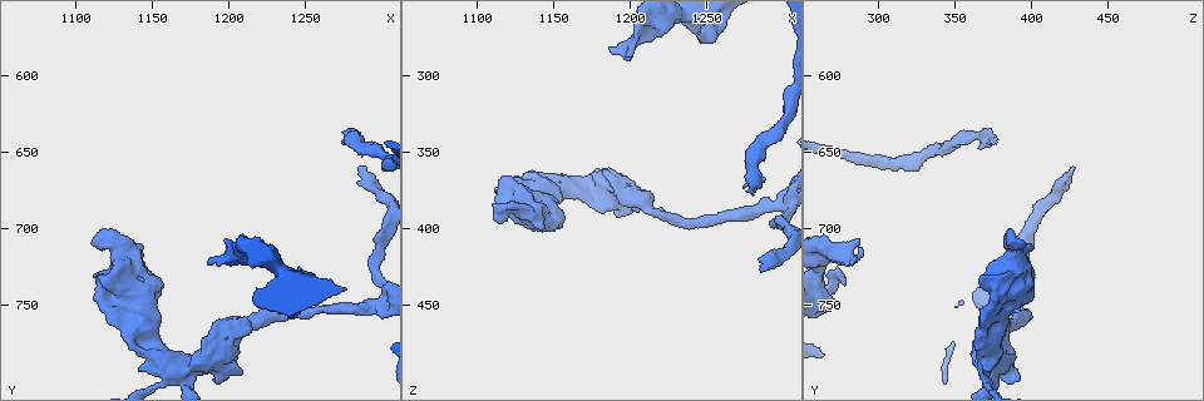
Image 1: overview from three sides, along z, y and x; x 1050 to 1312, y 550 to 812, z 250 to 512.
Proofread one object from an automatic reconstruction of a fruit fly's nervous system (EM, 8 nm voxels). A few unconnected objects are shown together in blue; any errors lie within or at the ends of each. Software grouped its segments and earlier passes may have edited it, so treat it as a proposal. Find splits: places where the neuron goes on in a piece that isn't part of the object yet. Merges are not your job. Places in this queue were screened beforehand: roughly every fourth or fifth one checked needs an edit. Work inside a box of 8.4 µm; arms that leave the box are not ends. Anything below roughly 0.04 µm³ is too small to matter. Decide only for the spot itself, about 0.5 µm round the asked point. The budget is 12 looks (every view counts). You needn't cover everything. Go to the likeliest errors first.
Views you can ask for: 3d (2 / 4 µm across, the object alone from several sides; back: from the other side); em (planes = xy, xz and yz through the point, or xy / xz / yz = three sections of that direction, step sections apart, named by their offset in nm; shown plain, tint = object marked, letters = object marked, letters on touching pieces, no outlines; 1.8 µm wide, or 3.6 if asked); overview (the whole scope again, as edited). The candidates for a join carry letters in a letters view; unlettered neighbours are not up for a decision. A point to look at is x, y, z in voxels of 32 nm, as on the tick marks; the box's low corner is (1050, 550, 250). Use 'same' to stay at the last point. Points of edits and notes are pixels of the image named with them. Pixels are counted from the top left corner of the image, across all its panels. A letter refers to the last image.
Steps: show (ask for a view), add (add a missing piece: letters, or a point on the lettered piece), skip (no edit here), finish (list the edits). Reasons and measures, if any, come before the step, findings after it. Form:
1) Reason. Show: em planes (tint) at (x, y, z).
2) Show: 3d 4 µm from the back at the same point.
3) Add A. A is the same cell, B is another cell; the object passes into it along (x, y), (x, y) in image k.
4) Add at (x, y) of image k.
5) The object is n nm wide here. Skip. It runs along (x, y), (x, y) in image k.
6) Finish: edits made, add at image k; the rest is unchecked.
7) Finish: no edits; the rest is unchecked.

An open end. Show: 3d 4 µm at (1186, 724, 282).

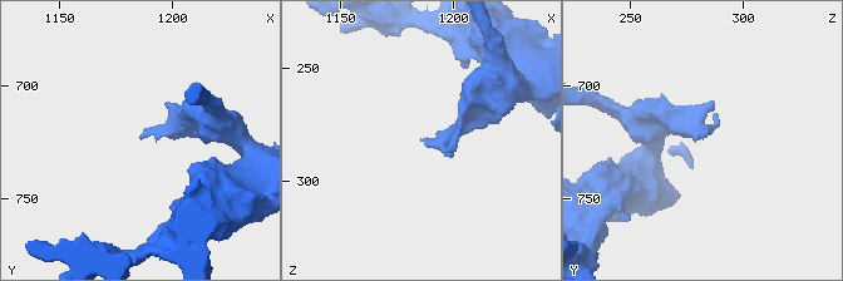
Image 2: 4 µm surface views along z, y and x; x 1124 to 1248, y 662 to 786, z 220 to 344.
Show: em 3.6 µm planes (letters) at (1186, 724, 282).

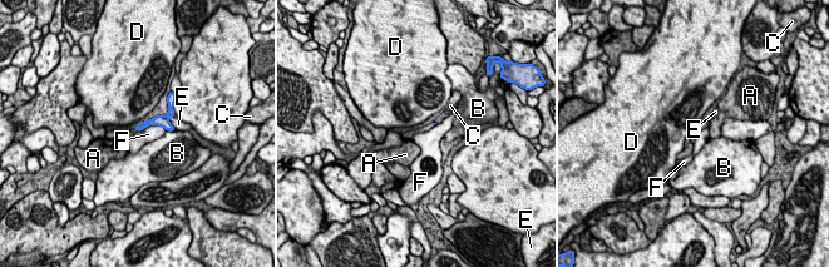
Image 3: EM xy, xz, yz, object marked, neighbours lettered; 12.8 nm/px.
The longest contact is with F, 320 nm. Skip. A, B, C, D, E and F are other cells; a border runs along (166, 129), (147, 125), (142, 130) in image 3; none of them fits.

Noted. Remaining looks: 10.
Branch stops here. Show: 3d 4 µm from the back at (1274, 642, 372).

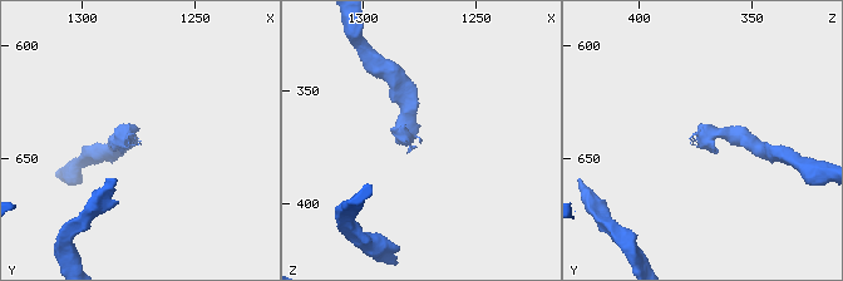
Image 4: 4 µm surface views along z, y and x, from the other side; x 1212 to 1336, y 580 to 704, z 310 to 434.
Show: em xy step 8 (letters) at (1274, 645, 372).

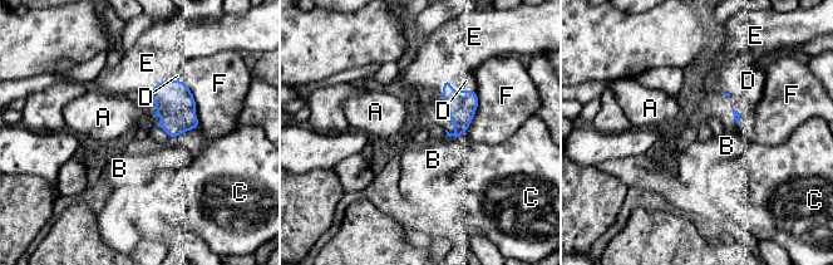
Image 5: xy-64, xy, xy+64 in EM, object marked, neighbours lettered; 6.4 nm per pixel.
The longest contact is with F, 280 nm. Add D. D is the same cell, A, B, C, E and F are other cells; the neuron continues.

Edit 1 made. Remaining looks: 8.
Show: overview.

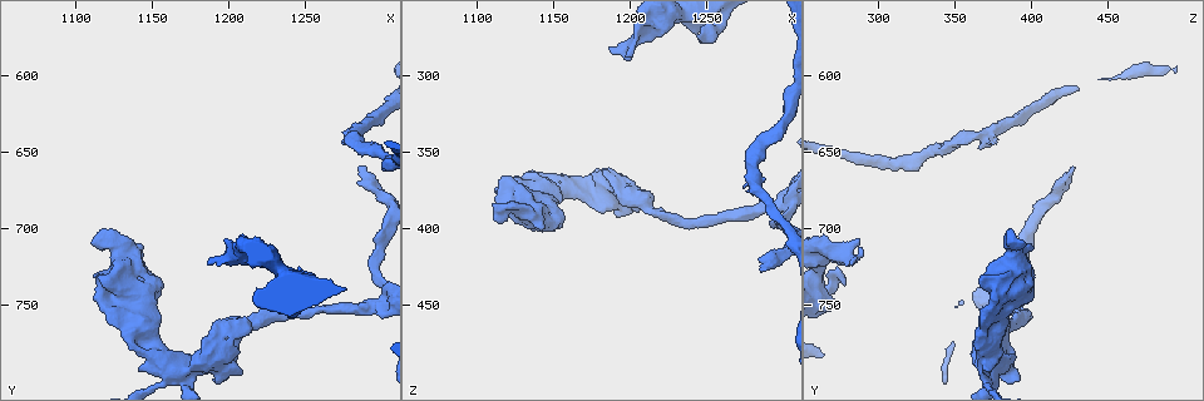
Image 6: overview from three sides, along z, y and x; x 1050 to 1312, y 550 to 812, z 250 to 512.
Free end. Show: 3d 2 µm at (1288, 660, 426).

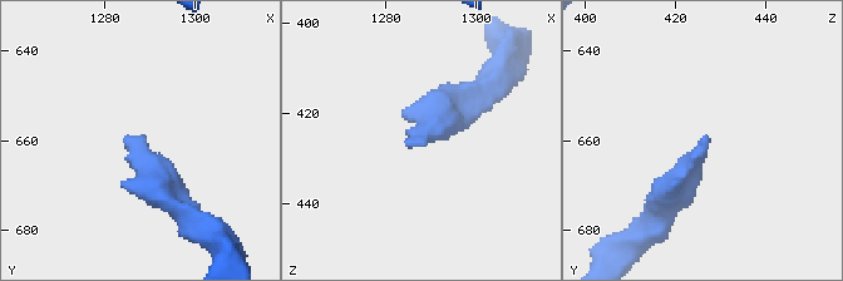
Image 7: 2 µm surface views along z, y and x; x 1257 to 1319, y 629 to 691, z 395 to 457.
Now the EM. Show: em planes (letters) at (1286, 659, 426).

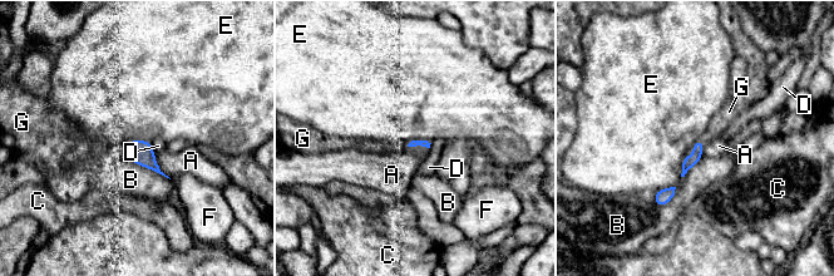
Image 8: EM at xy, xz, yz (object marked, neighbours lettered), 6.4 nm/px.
Add G. G is the same cell, A, B, C, D, E and F are other cells; it goes on there.

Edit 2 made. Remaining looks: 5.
Show: overview.

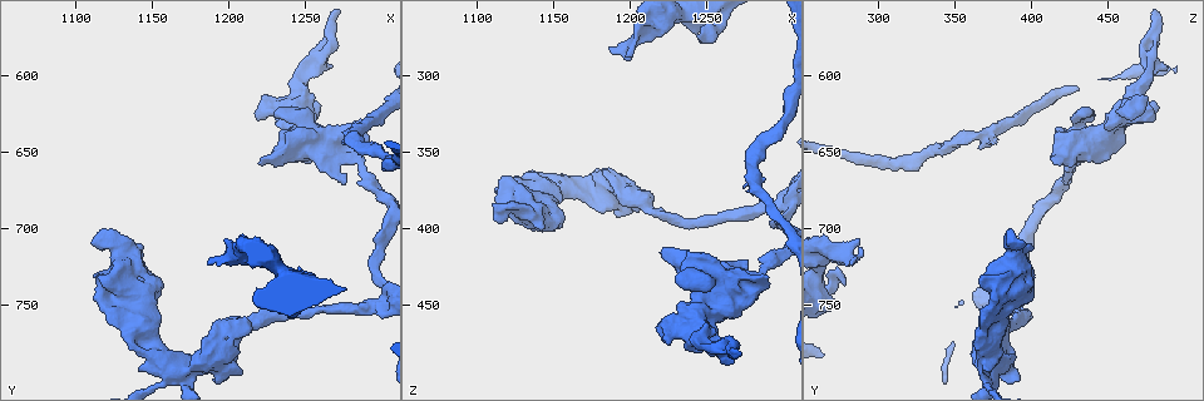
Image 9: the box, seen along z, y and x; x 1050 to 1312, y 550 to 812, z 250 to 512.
Branch stops here. Show: 3d 4 µm at (1246, 726, 274).

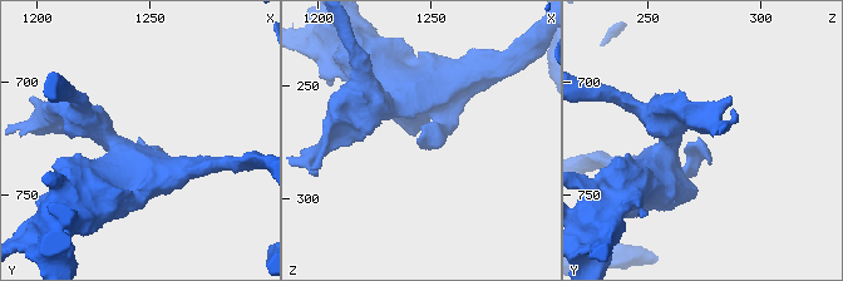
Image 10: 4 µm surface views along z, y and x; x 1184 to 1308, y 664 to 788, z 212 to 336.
Show: em planes (letters) at (1247, 726, 274).

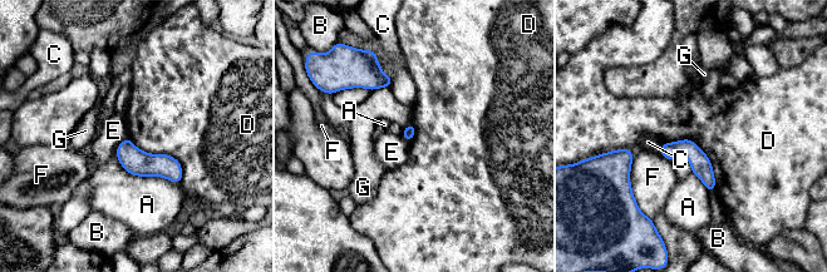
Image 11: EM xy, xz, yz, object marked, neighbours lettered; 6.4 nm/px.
Skip. A, B, C, D, E, F and G are other cells; no lettered piece goes on from it.

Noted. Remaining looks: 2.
Arms part here. Show: em 3.6 µm planes (letters) at (1130, 722, 386).

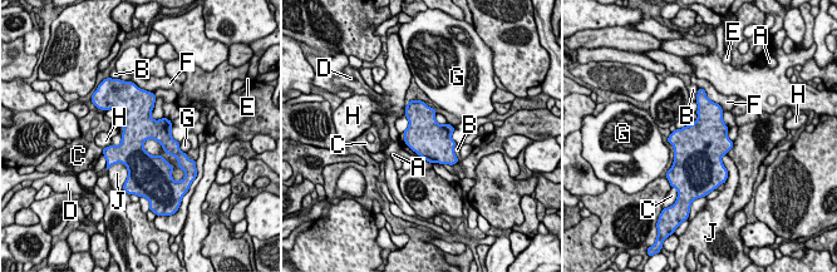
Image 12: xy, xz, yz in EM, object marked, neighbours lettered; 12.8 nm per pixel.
Skip. A, B, C, D, E, F, G, H and J are other cells; a border runs along (687, 125), (677, 129) in image 12; none of them fits.

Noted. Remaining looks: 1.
Finish: edits made, add at image 5, add at image 8; the rest is unchecked.

